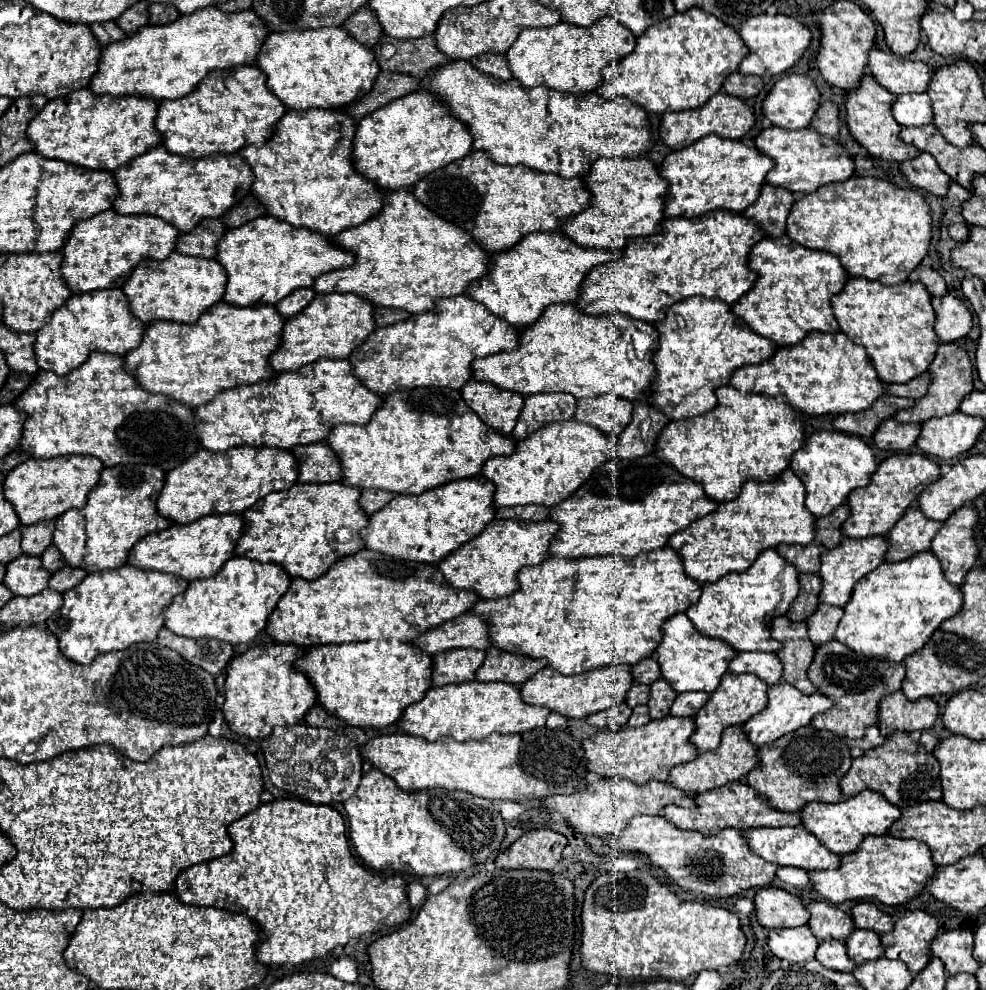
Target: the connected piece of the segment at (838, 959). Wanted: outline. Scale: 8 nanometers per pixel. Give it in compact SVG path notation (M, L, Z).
M823 940L815 952L815 960L827 968L839 970L839 972L841 970L851 972L855 968L855 962L851 962L851 958L847 956L845 944L839 940Z

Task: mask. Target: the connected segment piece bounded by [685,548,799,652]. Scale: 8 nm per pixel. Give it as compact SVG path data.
M775 548L763 550L749 570L733 572L717 582L701 584L701 598L687 608L687 618L693 626L709 638L727 642L733 650L761 650L777 652L781 644L771 638L769 624L775 616L783 616L791 600L799 592L799 572L783 560Z

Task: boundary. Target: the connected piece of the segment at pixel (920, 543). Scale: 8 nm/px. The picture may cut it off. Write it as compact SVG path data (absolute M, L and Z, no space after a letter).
M909 506L899 522L887 534L887 552L885 562L899 562L915 552L923 552L931 548L933 536L939 532L941 522L933 522L925 518L917 508Z

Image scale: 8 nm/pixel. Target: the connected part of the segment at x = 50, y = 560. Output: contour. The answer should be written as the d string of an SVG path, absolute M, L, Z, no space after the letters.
M49 546L43 554L41 554L41 562L43 562L43 568L51 574L55 574L57 570L61 570L65 566L65 560L61 558L59 550L55 550L55 546Z

